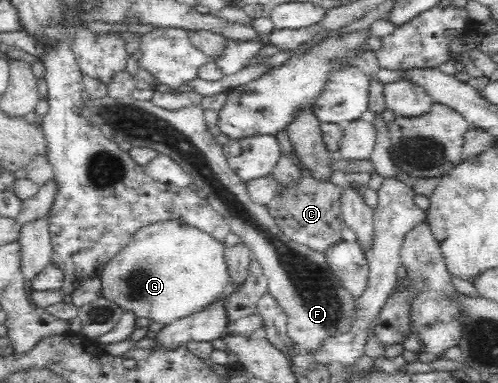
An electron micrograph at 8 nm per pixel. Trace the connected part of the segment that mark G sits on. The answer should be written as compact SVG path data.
M158 221L138 229L110 261L103 267L100 279L104 298L117 303L124 310L133 310L136 317L167 325L215 301L223 293L231 293L231 282L225 264L225 244L211 237L205 230L182 221Z

